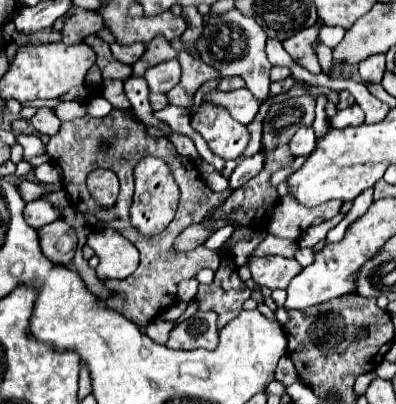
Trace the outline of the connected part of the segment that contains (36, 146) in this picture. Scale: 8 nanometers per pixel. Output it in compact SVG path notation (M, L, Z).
M20 134L18 136L18 144L24 148L24 158L32 158L36 154L44 154L44 144L38 136L28 136L28 134Z

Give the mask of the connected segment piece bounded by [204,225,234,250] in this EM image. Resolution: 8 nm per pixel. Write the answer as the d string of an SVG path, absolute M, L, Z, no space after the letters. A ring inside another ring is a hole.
M226 225L223 228L217 230L204 245L210 250L219 249L224 242L232 235L234 231L233 226Z

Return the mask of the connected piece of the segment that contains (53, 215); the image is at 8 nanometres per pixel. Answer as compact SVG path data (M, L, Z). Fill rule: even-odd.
M34 200L34 202L28 202L26 208L24 208L24 218L26 222L32 226L32 228L42 228L54 220L60 218L58 210L48 202L48 200Z

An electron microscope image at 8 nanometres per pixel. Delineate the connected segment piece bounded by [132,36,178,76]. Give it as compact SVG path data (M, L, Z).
M156 36L148 46L146 46L146 52L144 56L132 66L134 68L134 76L144 76L144 72L160 62L166 62L166 60L172 60L176 58L178 52L170 46L168 40L164 40L164 36Z

